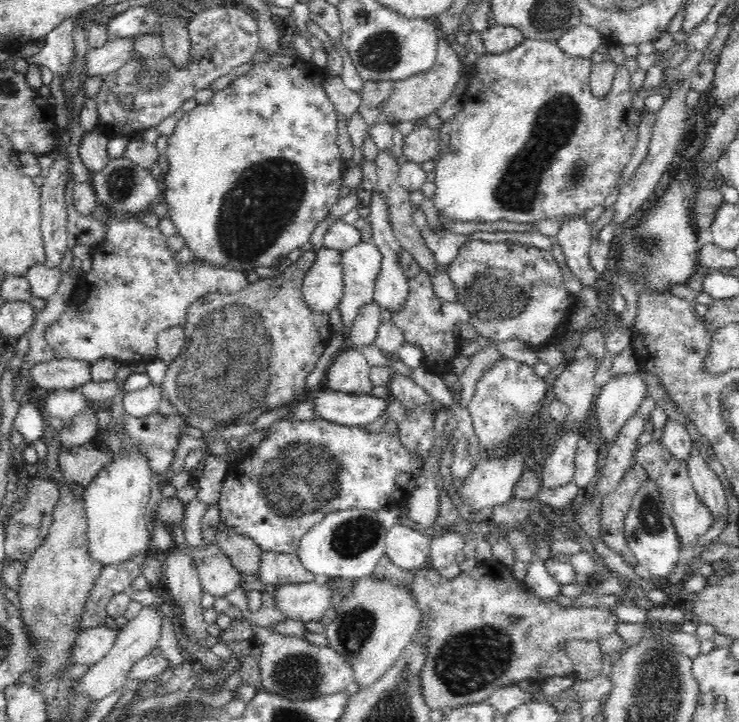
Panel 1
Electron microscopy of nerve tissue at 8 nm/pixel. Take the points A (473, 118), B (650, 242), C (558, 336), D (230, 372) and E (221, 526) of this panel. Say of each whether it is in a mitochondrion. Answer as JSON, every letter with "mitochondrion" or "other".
{"A":"other","B":"mitochondrion","C":"other","D":"mitochondrion","E":"other"}

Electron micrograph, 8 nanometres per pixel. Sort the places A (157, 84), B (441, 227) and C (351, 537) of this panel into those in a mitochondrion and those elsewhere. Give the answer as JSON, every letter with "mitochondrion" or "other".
{"A":"mitochondrion","B":"other","C":"mitochondrion"}

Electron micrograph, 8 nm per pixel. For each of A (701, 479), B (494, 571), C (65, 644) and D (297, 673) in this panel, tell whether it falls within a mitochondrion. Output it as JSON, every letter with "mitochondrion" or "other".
{"A":"other","B":"other","C":"other","D":"mitochondrion"}

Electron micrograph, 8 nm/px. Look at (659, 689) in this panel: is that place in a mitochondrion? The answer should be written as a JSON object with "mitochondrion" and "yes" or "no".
{"mitochondrion":"yes"}

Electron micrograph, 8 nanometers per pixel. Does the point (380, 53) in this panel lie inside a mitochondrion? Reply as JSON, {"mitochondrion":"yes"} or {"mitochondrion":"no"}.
{"mitochondrion":"yes"}

